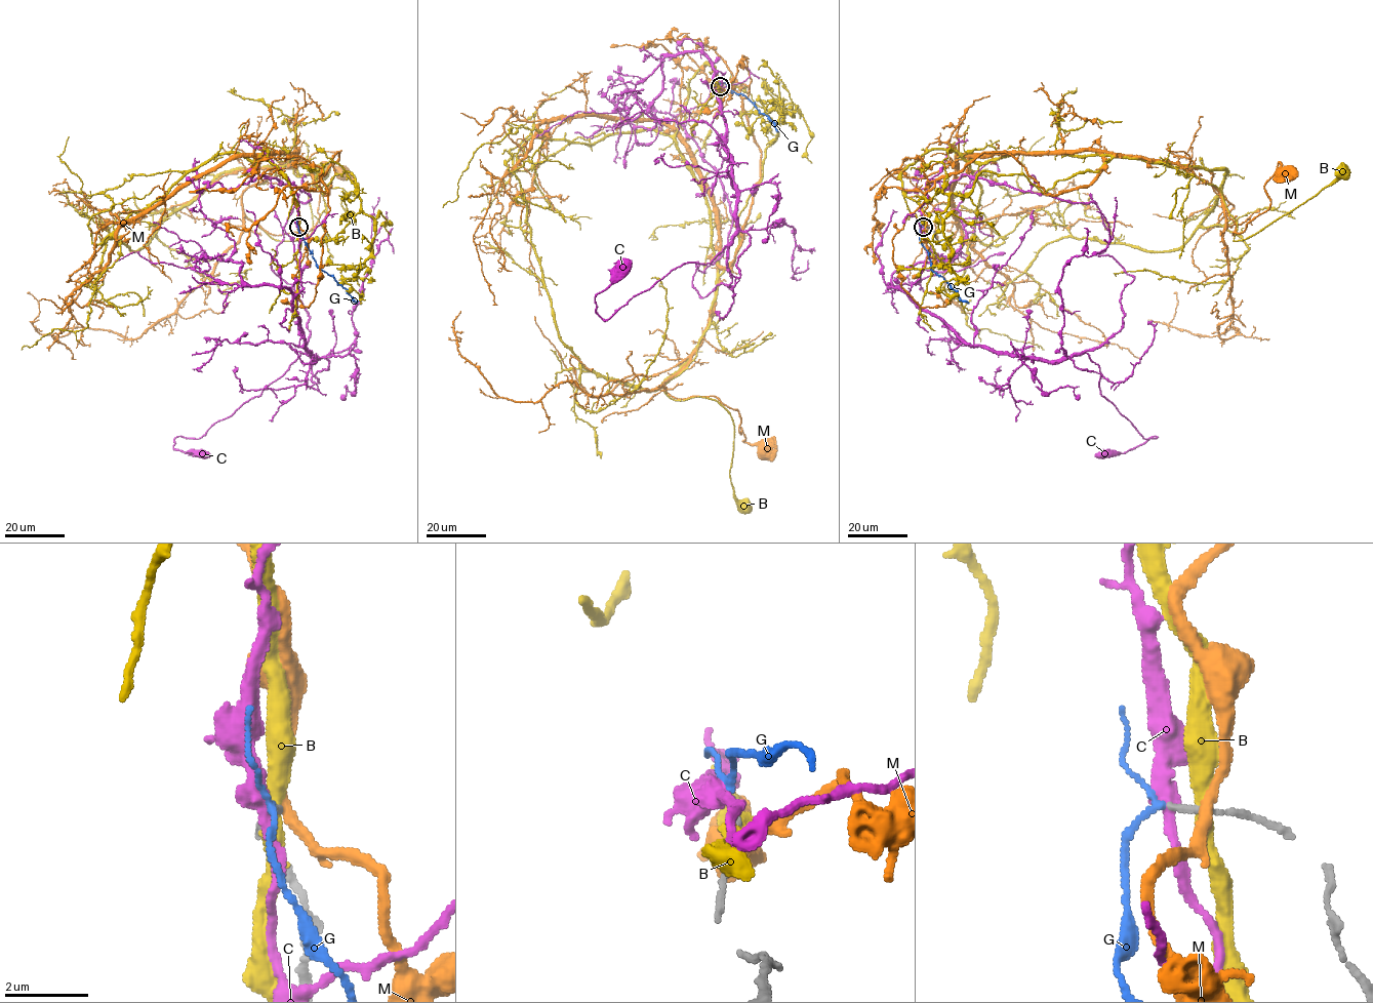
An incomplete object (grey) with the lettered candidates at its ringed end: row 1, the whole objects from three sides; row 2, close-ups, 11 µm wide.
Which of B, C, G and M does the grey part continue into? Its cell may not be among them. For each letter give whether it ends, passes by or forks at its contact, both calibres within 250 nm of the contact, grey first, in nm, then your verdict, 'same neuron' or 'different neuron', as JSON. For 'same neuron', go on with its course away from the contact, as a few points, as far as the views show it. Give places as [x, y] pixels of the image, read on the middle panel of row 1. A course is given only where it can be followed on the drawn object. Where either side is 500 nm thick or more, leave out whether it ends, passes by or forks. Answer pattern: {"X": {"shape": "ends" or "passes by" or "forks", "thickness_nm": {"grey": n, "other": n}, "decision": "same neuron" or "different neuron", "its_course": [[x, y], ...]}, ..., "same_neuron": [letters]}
{"B": {"shape": "passes by", "thickness_nm": {"grey": 170, "other": 380}, "decision": "different neuron"}, "C": {"shape": "passes by", "thickness_nm": {"grey": 140, "other": 400}, "decision": "different neuron"}, "G": {"shape": "passes by", "thickness_nm": {"grey": 130, "other": 110}, "decision": "same neuron", "its_course": [[720, 86], [724, 82], [733, 91], [742, 94], [779, 129]]}, "M": {"shape": "passes by", "thickness_nm": {"grey": 180, "other": 240}, "decision": "different neuron"}, "same_neuron": ["G"]}

